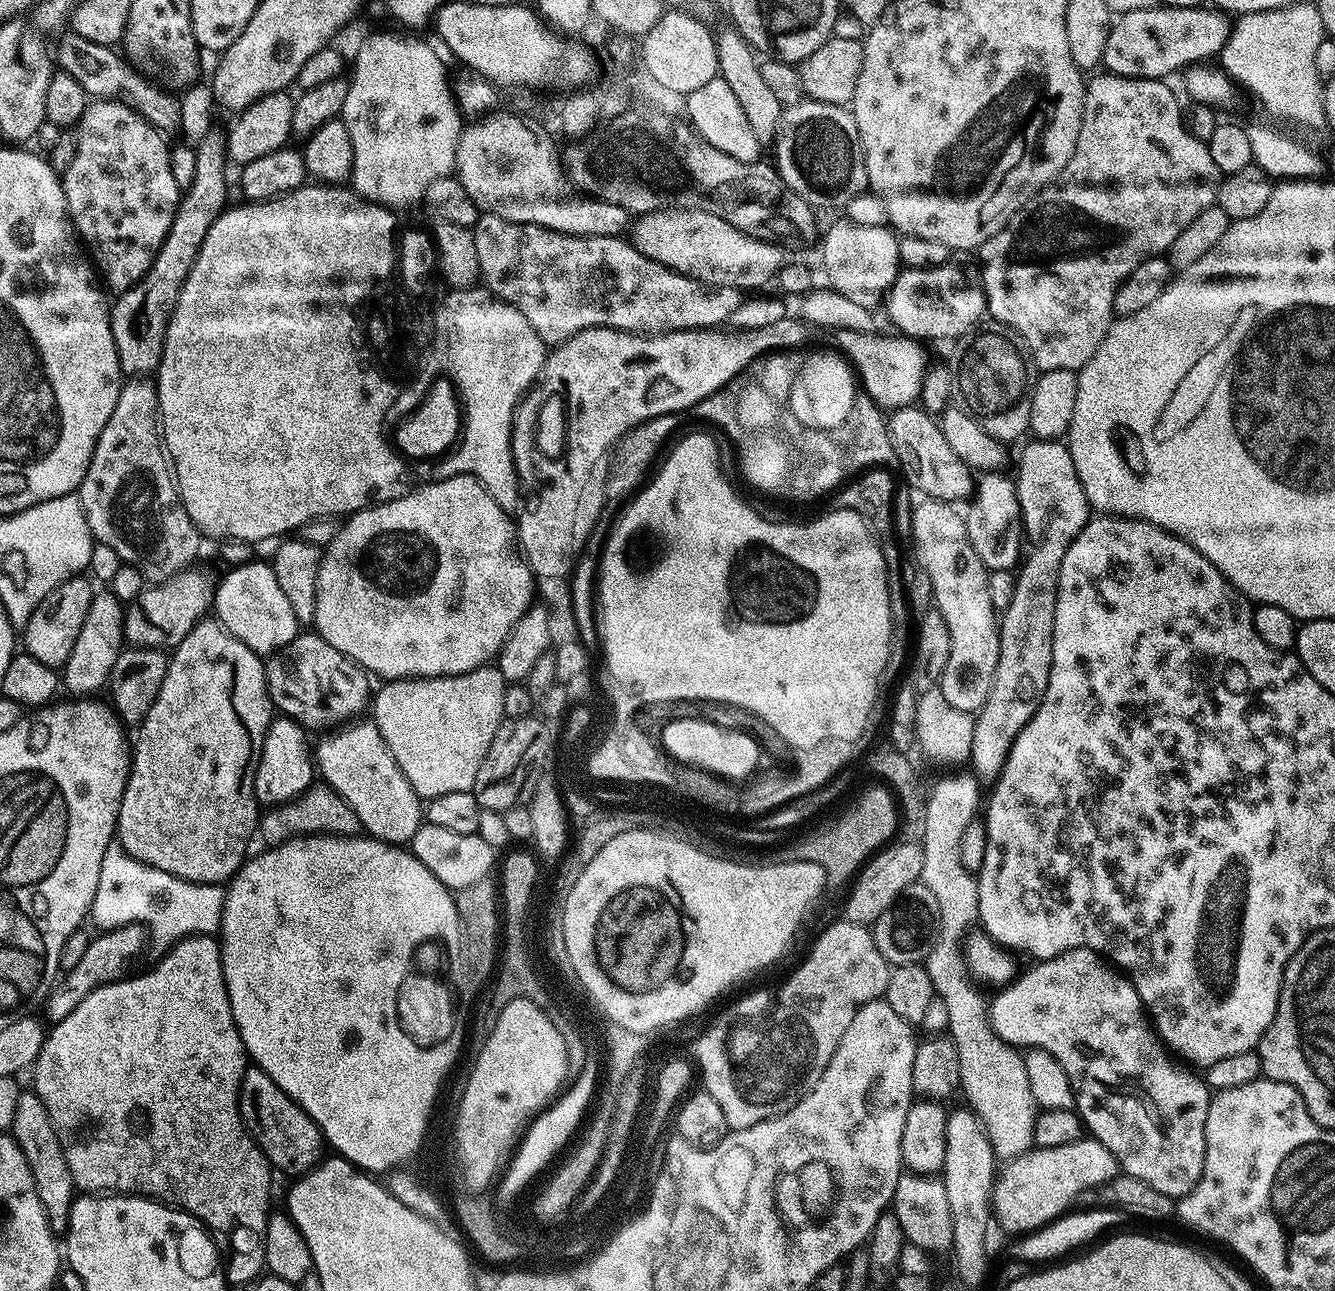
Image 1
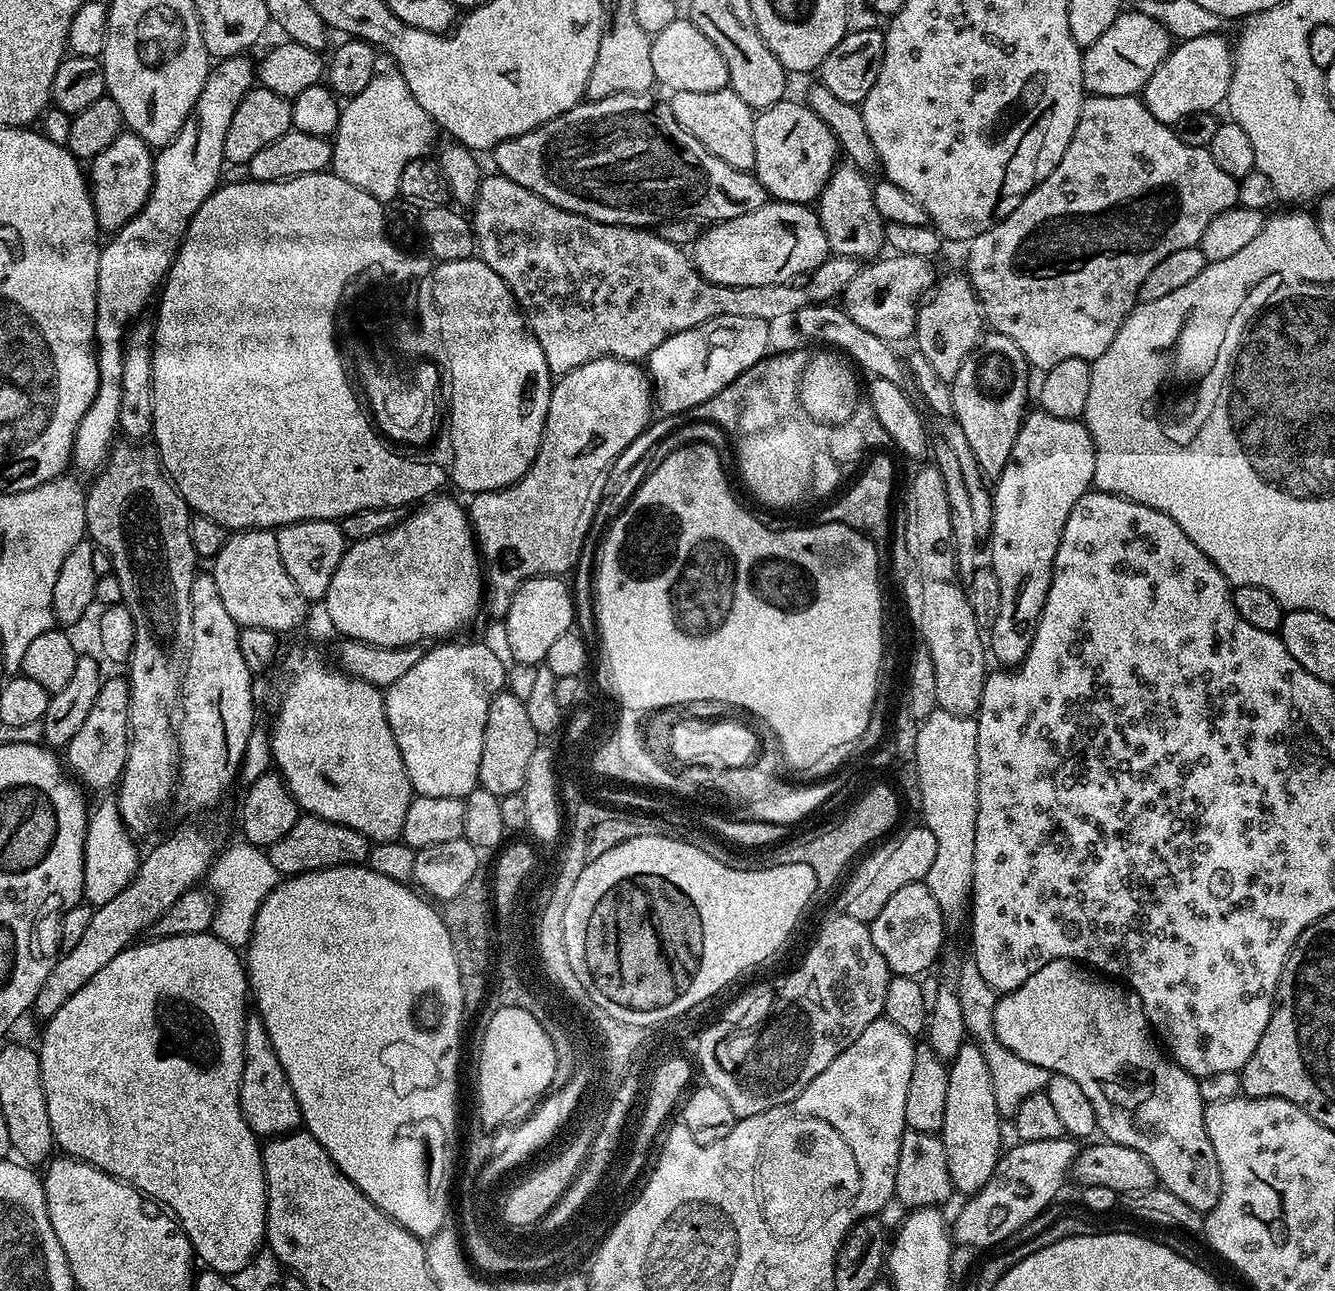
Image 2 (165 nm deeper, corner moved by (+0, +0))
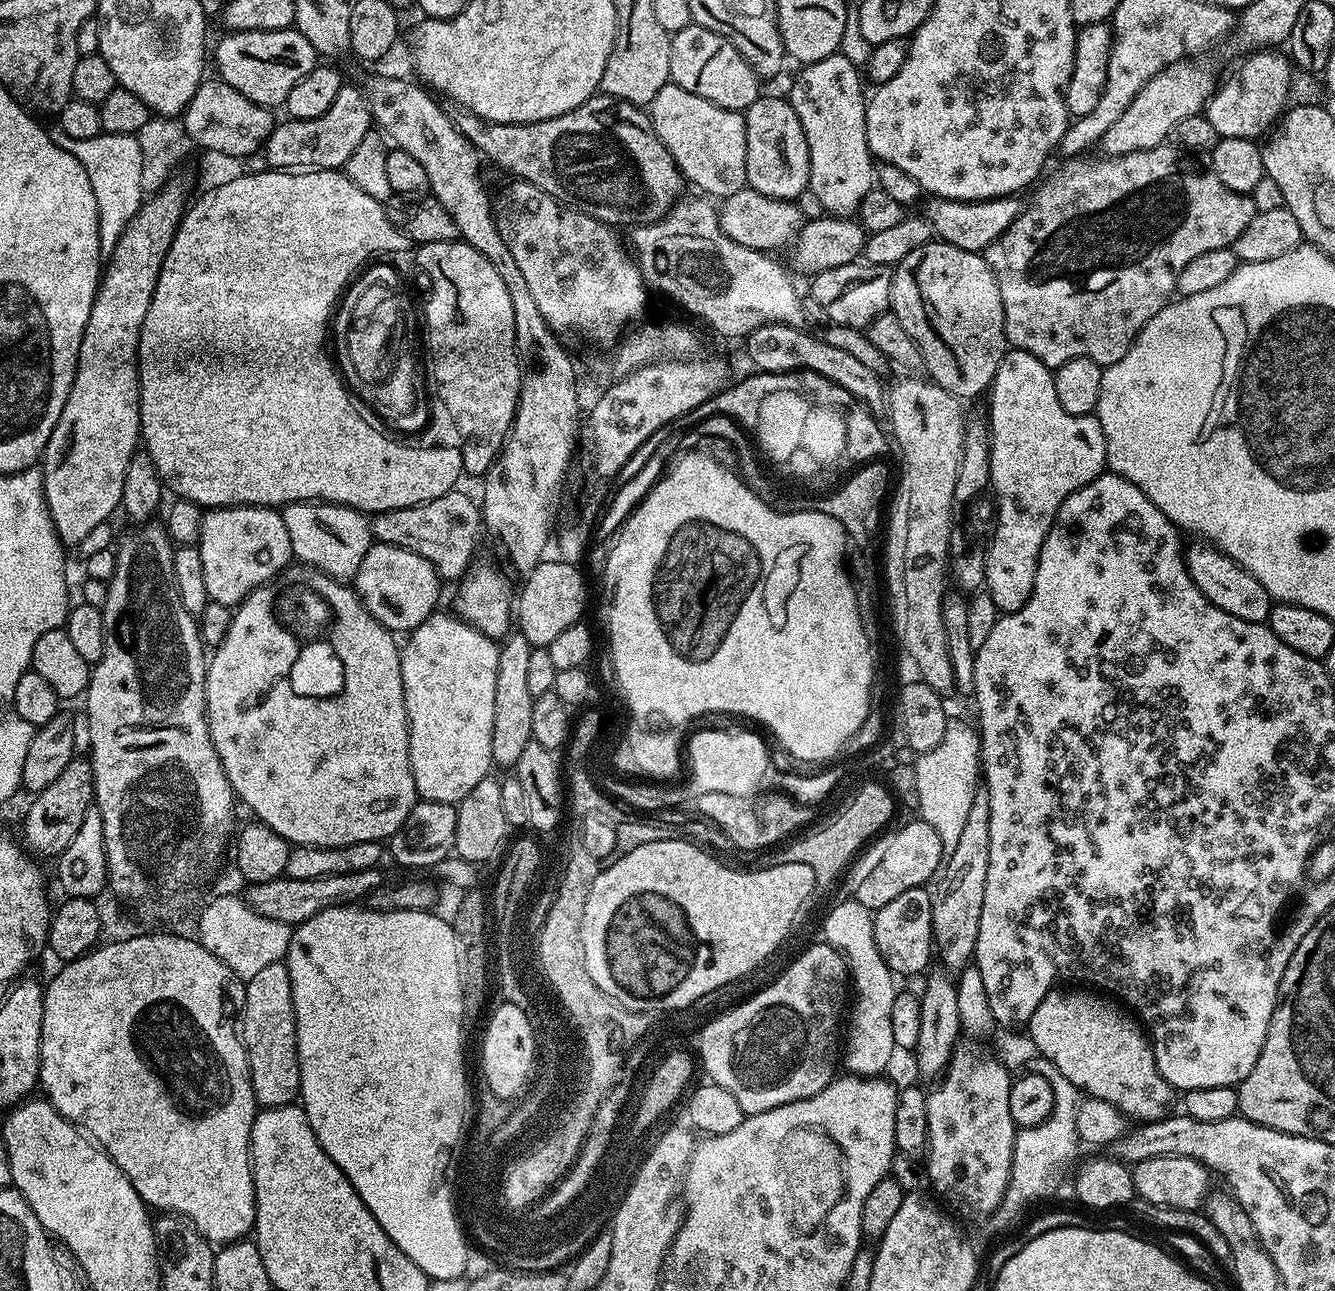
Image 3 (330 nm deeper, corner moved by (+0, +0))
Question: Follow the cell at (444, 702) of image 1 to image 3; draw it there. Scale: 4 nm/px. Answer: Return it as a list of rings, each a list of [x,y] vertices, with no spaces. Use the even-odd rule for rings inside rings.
[[[437,610],[412,629],[400,665],[417,797],[457,805],[494,768],[490,738],[494,738],[494,682],[498,682],[500,644],[448,612]]]

